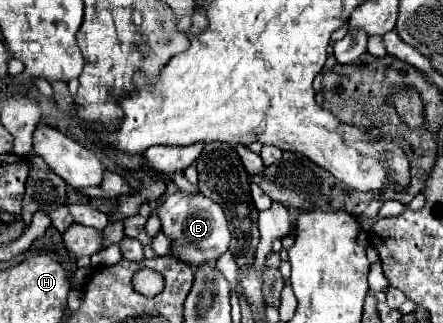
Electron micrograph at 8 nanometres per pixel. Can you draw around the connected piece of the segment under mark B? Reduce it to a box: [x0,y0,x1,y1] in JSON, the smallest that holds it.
[157,190,231,268]

